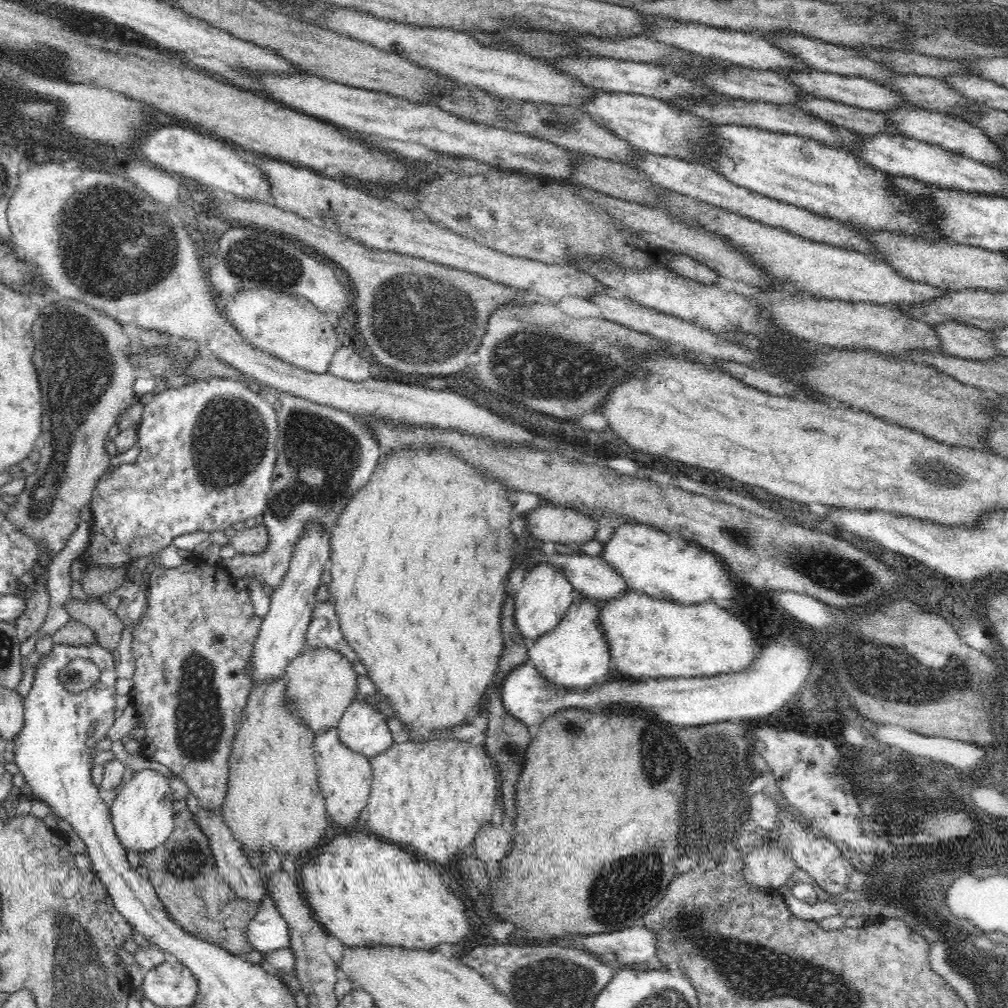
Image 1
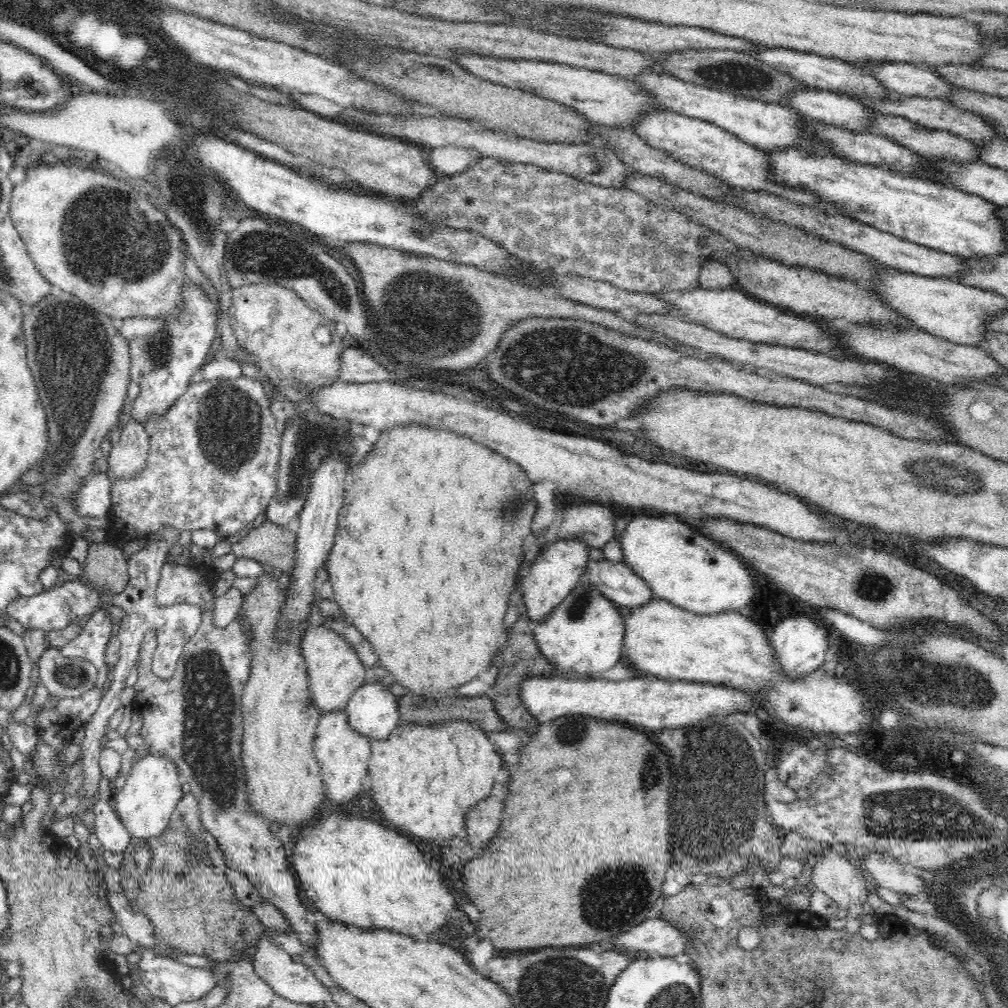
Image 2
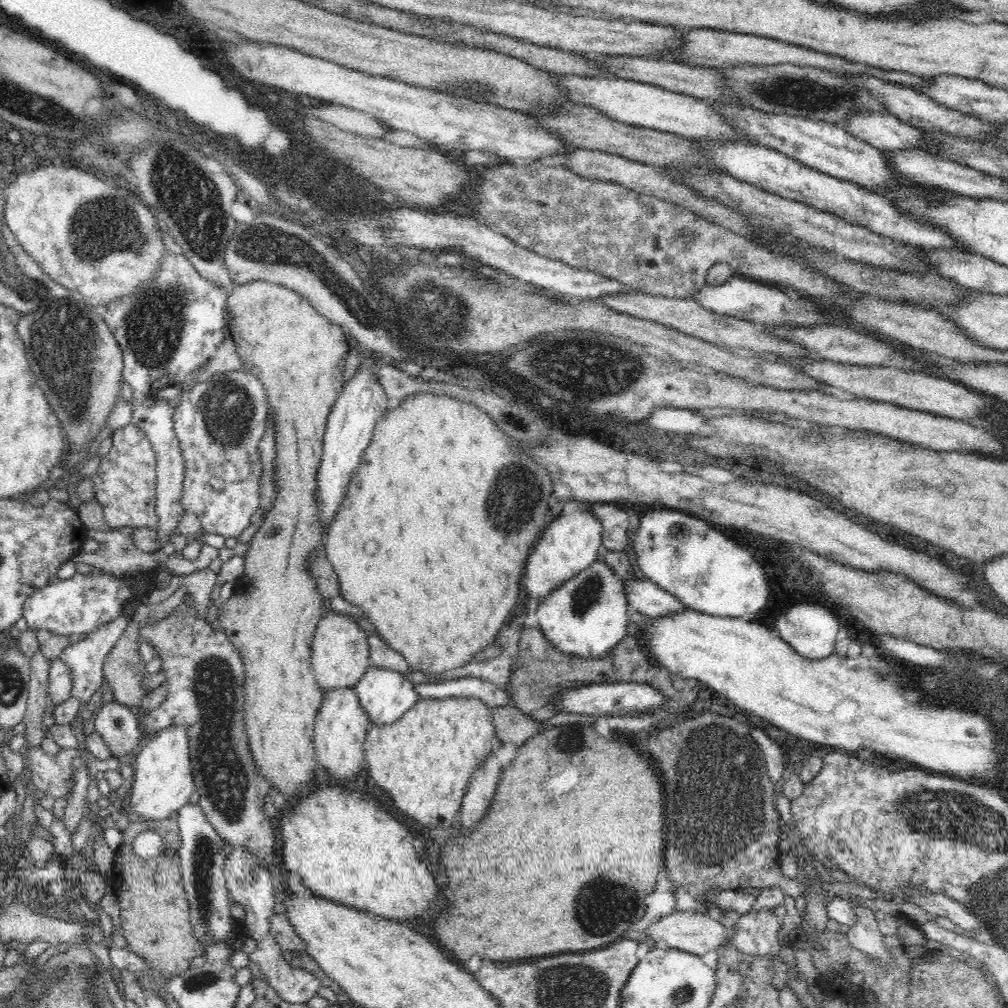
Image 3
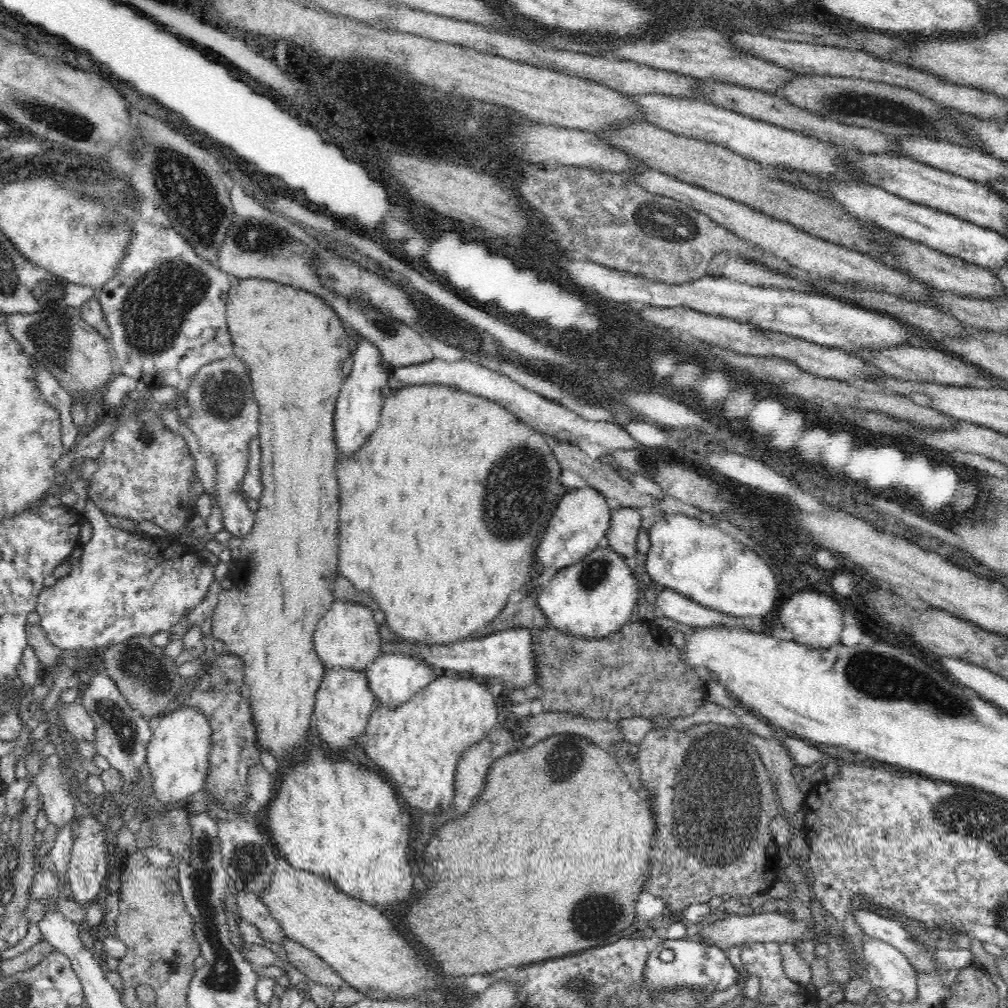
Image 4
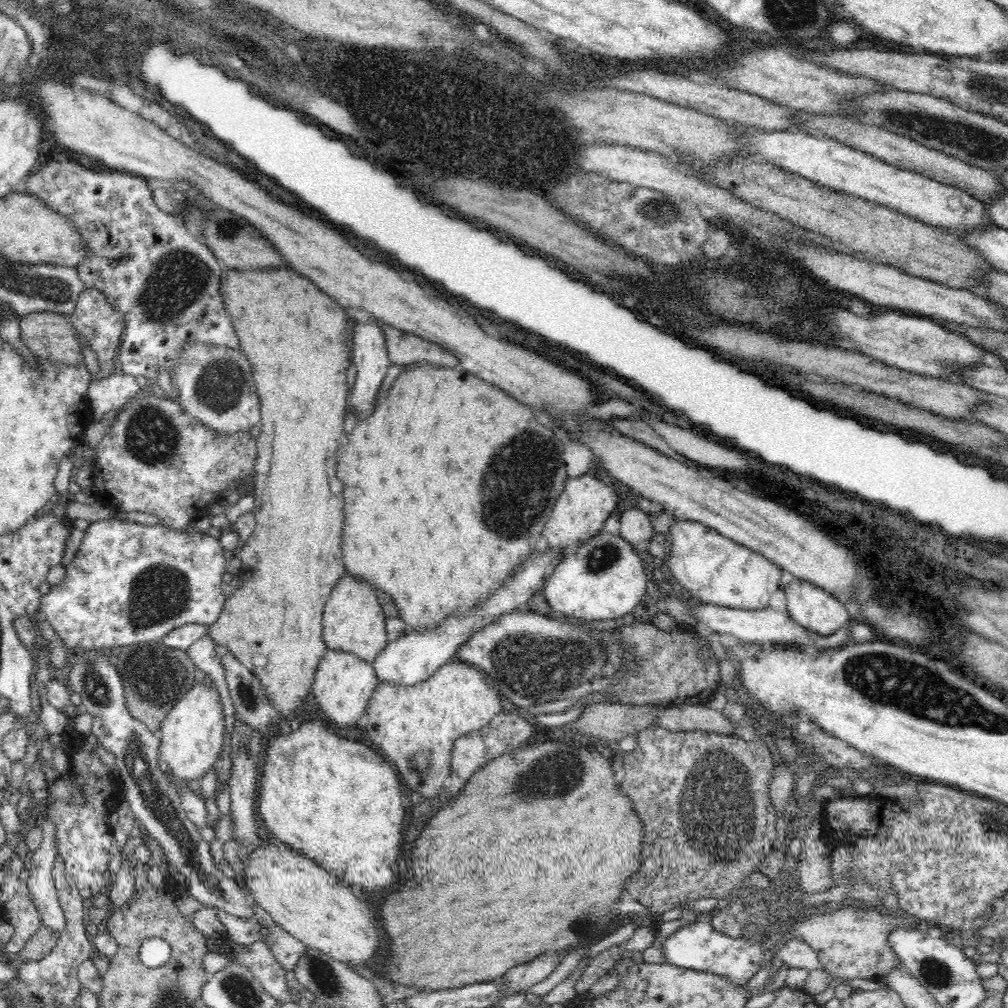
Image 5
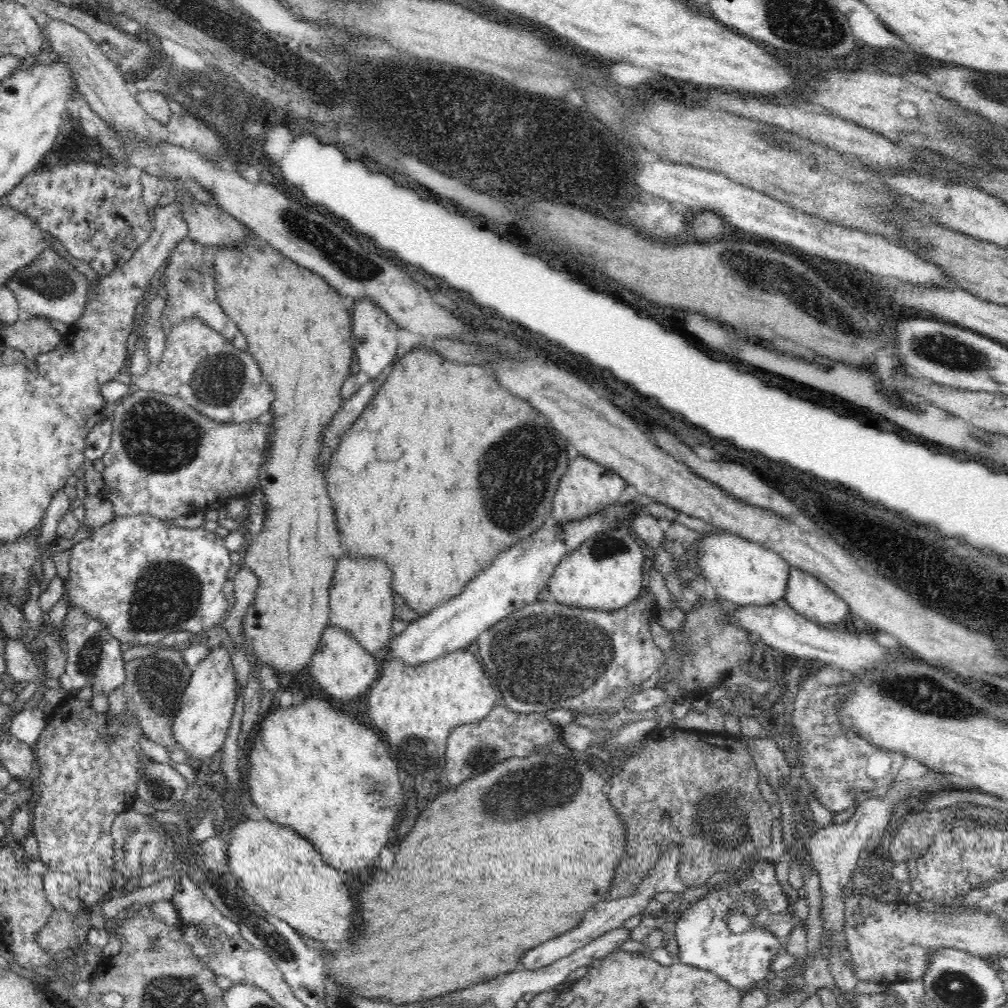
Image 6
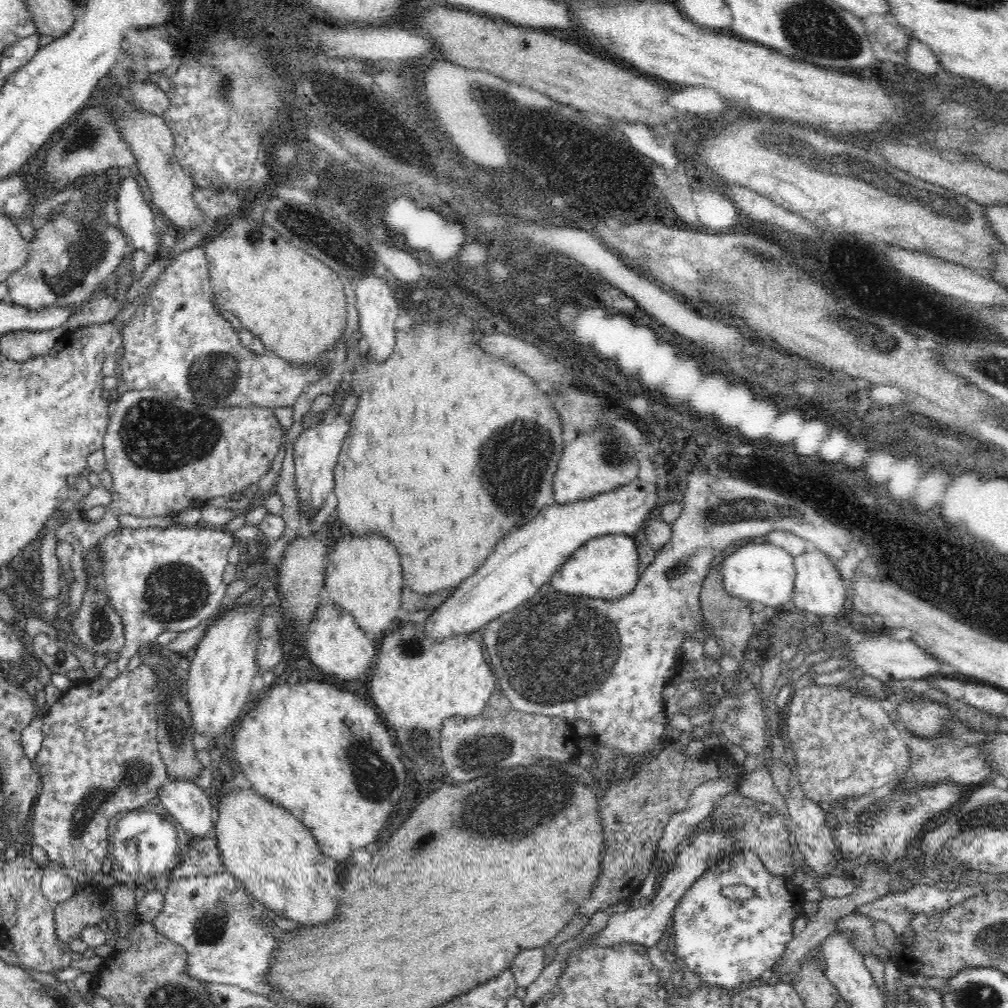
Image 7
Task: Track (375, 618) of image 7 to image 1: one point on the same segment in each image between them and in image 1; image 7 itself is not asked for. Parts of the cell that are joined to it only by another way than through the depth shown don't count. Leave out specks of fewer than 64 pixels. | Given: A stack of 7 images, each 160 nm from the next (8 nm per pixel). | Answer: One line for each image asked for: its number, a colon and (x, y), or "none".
1: (320, 684)
2: (334, 671)
3: (340, 656)
4: (347, 636)
5: (353, 621)
6: (361, 600)

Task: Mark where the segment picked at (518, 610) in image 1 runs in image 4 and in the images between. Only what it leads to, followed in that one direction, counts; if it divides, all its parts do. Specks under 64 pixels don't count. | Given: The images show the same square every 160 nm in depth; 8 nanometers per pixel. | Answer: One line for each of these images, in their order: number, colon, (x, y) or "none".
2: (560, 567)
3: (570, 544)
4: (582, 518)

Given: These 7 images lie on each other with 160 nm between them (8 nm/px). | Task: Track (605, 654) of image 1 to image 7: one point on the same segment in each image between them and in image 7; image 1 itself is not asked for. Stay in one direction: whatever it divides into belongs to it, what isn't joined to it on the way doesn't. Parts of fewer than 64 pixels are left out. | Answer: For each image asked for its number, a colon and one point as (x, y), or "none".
2: (583, 636)
3: (588, 616)
4: (595, 597)
5: (604, 579)
6: (605, 573)
7: (606, 567)

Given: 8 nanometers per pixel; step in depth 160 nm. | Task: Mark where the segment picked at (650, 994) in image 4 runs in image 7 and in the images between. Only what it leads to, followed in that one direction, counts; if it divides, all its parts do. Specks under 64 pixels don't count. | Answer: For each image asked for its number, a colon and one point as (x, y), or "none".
5: (697, 946)
6: (705, 941)
7: (731, 944)

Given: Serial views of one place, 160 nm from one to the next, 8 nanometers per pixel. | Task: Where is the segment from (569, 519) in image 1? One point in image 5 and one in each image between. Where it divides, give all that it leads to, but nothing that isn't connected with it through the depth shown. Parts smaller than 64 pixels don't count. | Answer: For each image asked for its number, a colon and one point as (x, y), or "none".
2: (594, 524)
3: (617, 536)
4: (625, 523)
5: (636, 527)

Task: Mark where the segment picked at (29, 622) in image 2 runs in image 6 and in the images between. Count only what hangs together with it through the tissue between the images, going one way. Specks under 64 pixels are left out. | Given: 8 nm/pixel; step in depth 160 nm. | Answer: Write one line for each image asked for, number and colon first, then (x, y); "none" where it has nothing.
3: (75, 607)
4: (126, 584)
5: (129, 584)
6: (143, 578)

